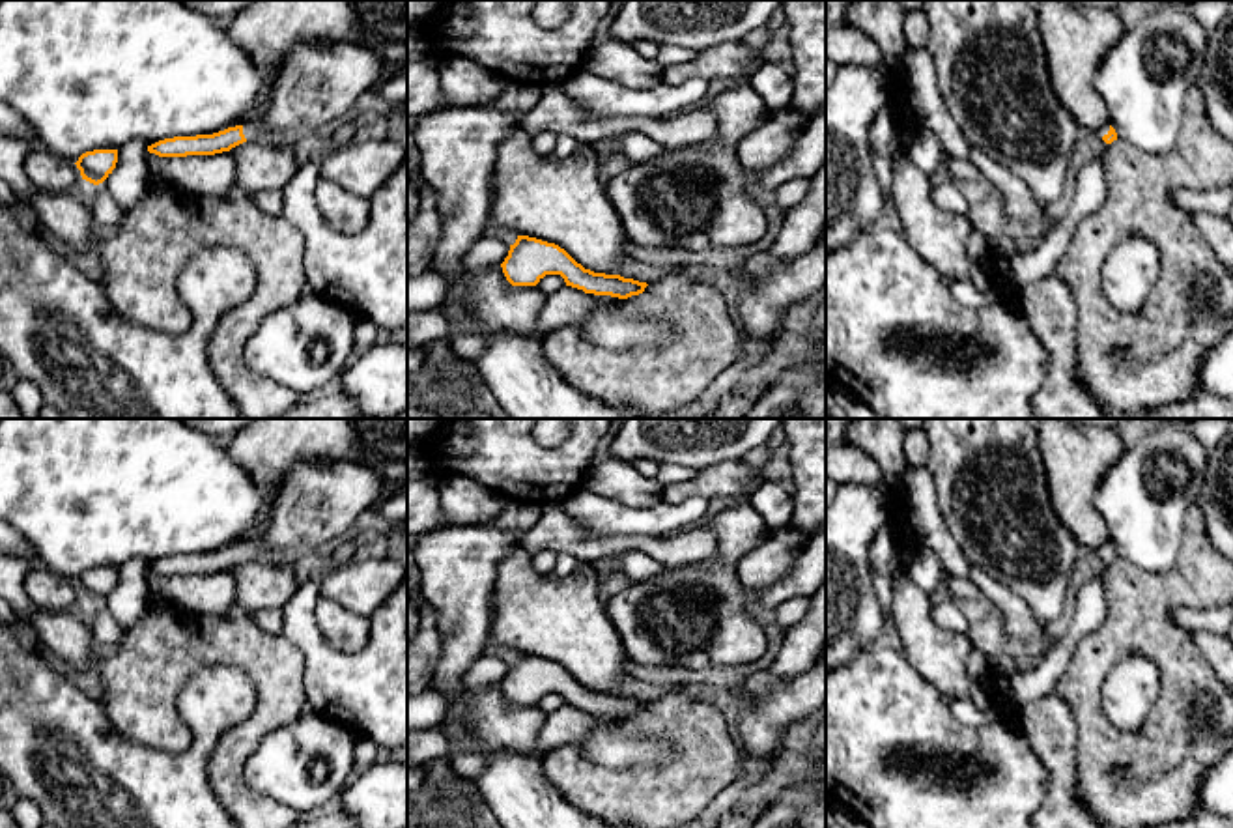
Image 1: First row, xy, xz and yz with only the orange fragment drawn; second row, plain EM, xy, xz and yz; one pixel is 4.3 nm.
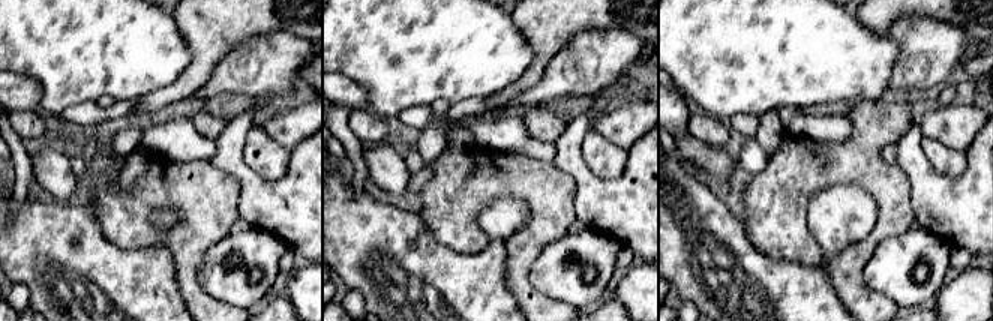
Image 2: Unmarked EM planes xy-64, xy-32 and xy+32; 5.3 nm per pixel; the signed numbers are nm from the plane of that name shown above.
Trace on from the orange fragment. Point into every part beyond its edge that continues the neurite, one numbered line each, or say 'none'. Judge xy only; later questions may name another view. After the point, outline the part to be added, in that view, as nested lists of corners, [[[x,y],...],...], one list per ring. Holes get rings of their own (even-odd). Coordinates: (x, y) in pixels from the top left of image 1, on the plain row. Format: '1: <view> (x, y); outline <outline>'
1: xy (320, 501); outline [[[293,464],[260,544],[243,544],[247,561],[295,555],[351,536],[357,518],[381,503],[383,478],[362,464]]]

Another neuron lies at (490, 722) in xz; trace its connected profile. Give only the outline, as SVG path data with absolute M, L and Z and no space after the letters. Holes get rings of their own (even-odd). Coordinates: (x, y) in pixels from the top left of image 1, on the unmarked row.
M501 684L471 693L454 744L463 751L504 749L531 755L547 714L538 705L512 705Z

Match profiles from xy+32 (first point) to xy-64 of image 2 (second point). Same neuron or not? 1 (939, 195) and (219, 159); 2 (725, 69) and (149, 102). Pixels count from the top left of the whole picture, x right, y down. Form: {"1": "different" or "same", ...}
{"1": "same", "2": "different"}

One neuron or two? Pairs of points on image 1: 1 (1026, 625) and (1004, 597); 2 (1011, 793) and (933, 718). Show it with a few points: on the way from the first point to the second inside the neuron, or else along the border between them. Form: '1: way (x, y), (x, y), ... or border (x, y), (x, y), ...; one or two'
1: way (1019, 617), (1007, 604); one
2: way (957, 802), (884, 778), (875, 759), (878, 744); one

